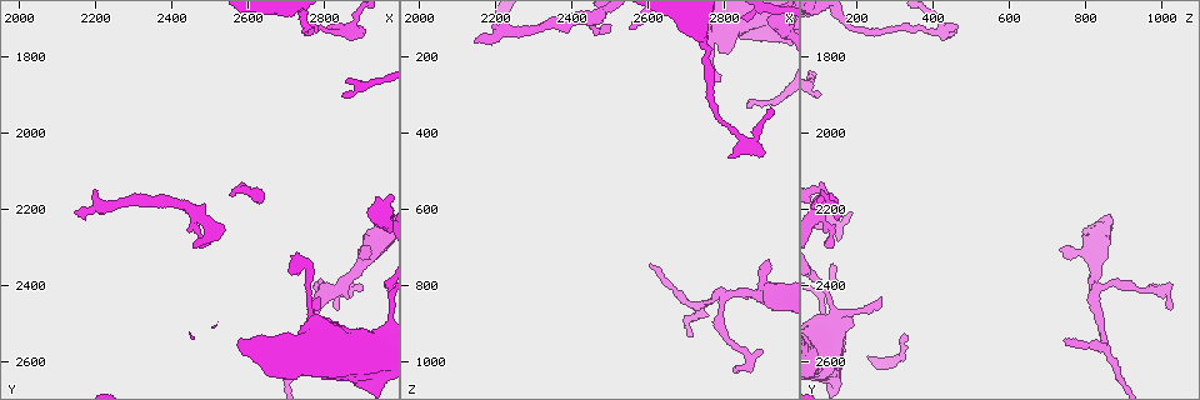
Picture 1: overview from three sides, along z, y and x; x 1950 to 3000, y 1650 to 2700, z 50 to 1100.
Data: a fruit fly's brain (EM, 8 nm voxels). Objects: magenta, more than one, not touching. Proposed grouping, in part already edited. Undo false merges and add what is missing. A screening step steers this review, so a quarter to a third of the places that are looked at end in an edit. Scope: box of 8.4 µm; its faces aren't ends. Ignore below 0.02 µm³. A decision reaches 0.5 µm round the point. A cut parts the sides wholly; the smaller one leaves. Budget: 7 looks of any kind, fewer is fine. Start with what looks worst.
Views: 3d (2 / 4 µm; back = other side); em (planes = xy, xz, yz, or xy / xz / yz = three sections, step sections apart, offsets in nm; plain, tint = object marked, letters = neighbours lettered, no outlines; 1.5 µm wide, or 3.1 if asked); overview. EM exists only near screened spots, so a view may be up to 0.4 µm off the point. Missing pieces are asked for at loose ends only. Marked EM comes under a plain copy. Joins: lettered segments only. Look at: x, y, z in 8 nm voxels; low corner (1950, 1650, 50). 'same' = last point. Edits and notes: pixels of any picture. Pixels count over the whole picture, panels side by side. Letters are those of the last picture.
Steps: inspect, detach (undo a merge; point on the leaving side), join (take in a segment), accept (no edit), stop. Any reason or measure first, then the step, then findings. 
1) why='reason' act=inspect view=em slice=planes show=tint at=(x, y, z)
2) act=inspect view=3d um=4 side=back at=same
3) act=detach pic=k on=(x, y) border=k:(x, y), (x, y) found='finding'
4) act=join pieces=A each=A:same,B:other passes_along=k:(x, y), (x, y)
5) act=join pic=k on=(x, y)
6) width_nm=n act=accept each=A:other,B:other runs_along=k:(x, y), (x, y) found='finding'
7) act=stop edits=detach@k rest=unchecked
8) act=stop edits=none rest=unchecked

act=inspect view=em slice=planes show=letters at=(2920, 2305, 735)

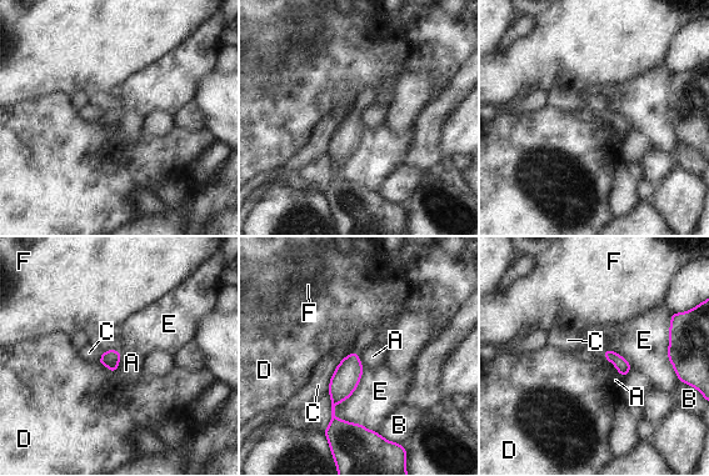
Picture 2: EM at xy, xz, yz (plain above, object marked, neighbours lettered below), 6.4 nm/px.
act=accept each=A:other,B:other,C:other,D:other,E:other,F:other runs_along=2:(354, 355), (333, 406), (333, 416), (353, 429) found='none of them fits'

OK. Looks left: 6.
why='thin neck' act=inspect view=em slice=yz step=4 show=tint at=(2825, 2410, 950)

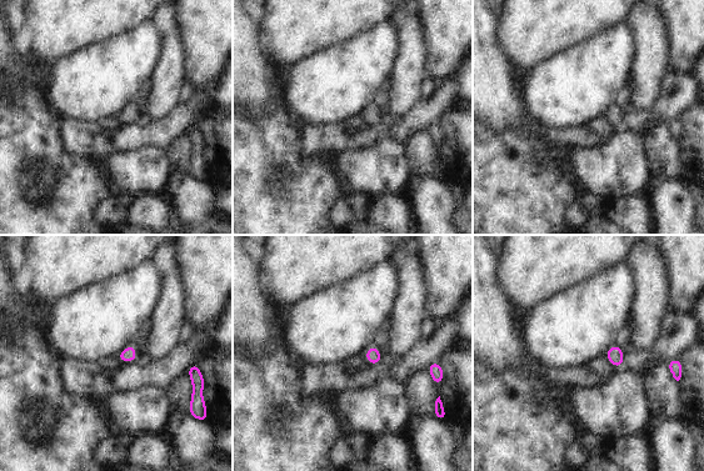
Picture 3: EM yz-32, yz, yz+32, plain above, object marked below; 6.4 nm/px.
why='another direction' act=inspect view=em slice=planes show=tint at=same

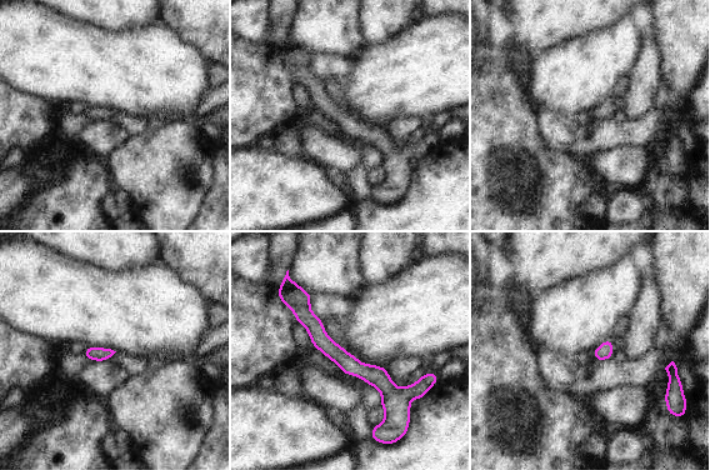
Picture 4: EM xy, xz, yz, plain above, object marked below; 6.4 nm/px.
act=inspect view=em slice=planes show=letters at=same

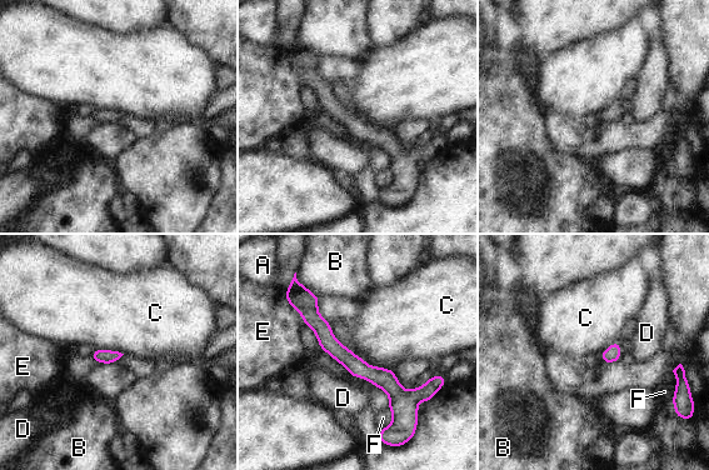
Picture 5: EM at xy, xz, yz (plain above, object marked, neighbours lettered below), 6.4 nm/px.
act=accept each=A:other,B:other,C:other,D:other,E:other,F:other runs_along=5:(294, 303), (353, 364), (412, 393) found='one neuron here'

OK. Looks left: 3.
why='calibre changes' act=inspect view=3d um=2 at=(2760, 2420, 130)

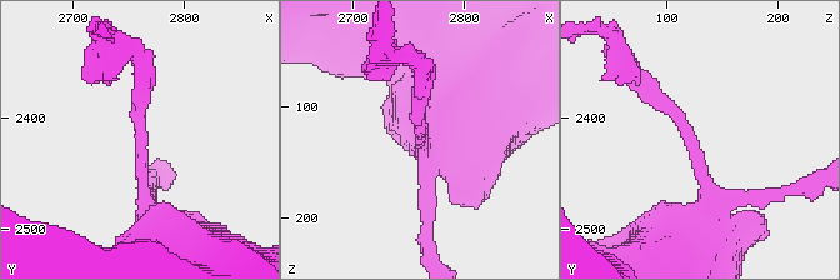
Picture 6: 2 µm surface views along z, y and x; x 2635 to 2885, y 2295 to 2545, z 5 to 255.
why='shape alone is not enough' act=inspect view=em slice=planes show=letters at=(2764, 2428, 124)

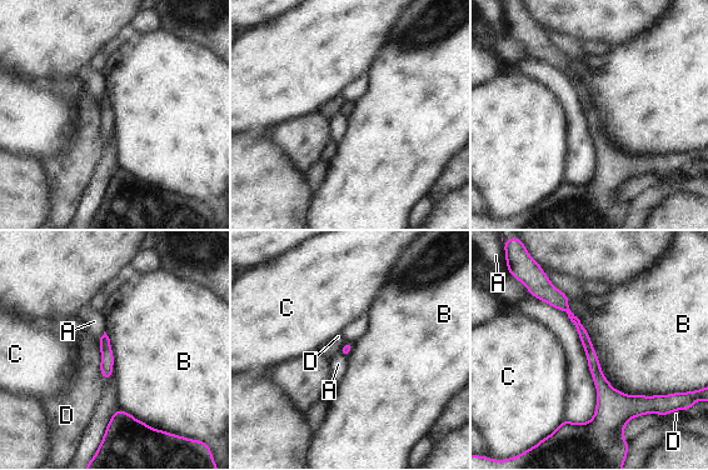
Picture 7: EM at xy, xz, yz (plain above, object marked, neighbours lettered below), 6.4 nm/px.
longest_contact=B:700nm act=accept each=A:other,B:other,C:other,D:other border=7:(568, 298), (603, 375), (623, 393) found='all the same neuron'

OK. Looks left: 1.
act=stop edits=none rest=unchecked

